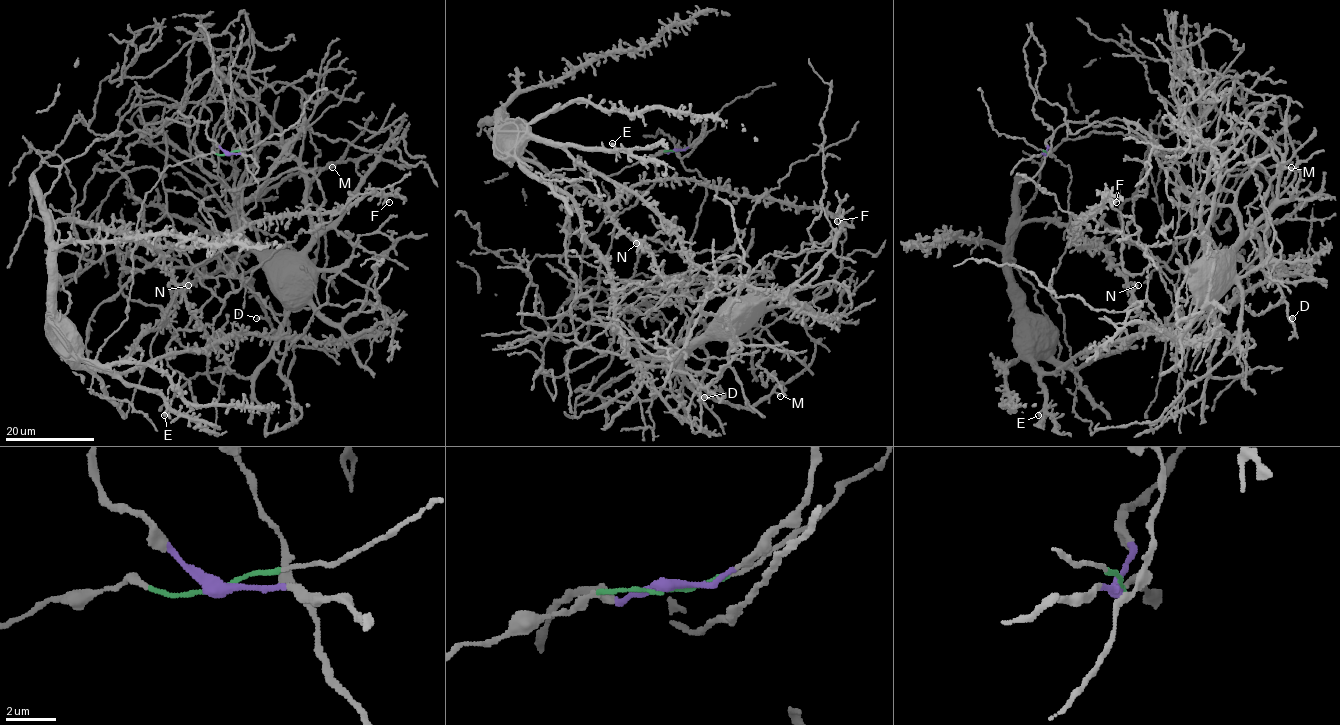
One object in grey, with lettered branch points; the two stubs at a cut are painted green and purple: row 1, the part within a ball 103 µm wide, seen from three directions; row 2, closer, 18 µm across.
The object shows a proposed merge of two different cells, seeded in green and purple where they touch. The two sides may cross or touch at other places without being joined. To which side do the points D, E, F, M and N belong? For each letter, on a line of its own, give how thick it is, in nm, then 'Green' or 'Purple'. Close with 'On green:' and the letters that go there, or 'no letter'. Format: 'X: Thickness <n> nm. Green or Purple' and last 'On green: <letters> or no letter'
D: Thickness 300 nm. Purple
E: Thickness 460 nm. Green
F: Thickness 360 nm. Green
M: Thickness 380 nm. Purple
N: Thickness 300 nm. Green
On green: E, F, N

